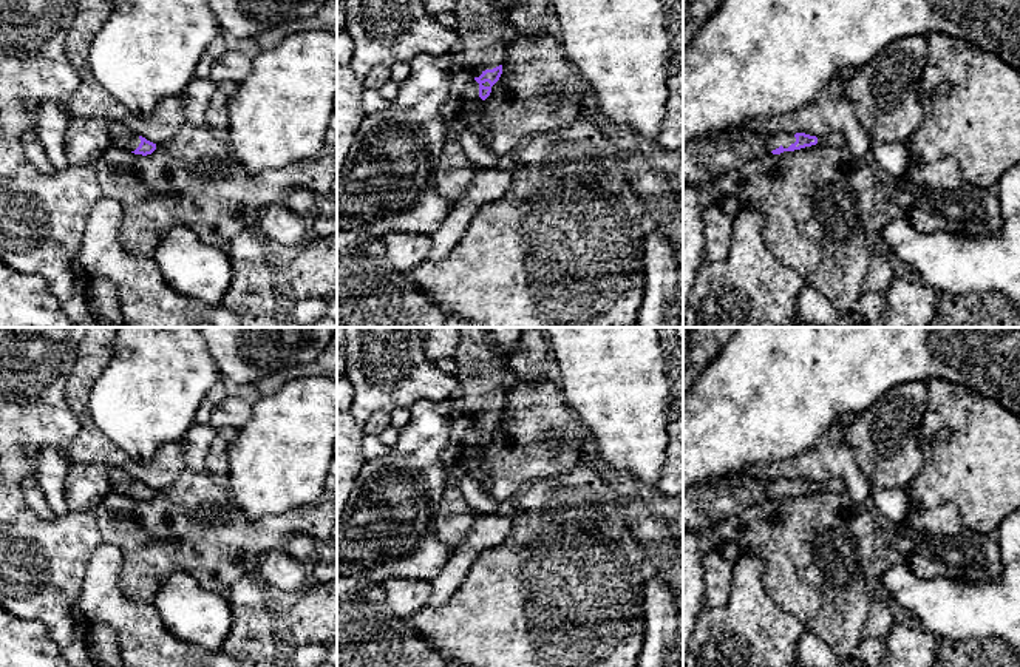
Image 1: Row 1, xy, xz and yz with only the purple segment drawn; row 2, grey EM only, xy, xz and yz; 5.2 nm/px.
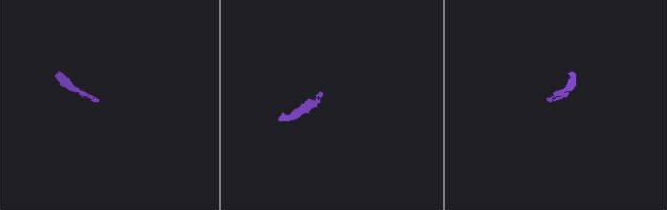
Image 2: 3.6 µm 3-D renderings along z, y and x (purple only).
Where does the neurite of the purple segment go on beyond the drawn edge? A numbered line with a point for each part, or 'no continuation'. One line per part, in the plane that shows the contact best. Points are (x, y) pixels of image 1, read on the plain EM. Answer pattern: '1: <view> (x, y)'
1: yz (707, 504)

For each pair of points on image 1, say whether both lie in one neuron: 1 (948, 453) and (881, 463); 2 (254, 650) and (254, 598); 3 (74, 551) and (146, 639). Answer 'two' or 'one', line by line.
1: two
2: one
3: two

